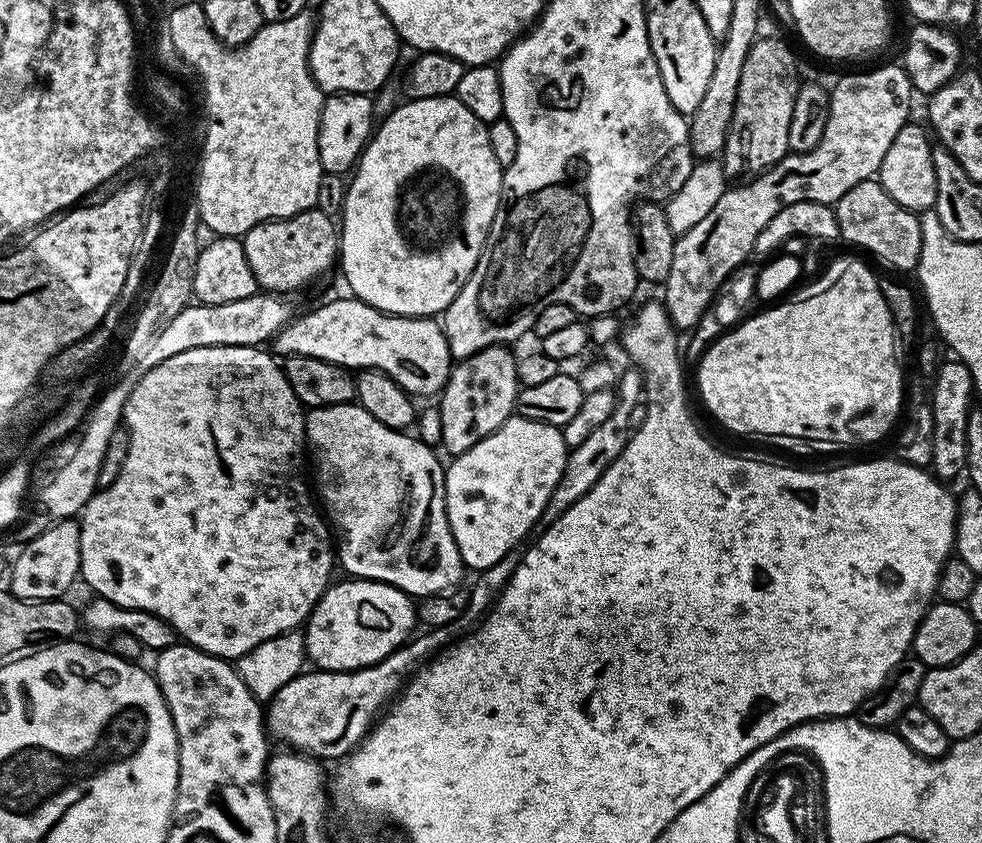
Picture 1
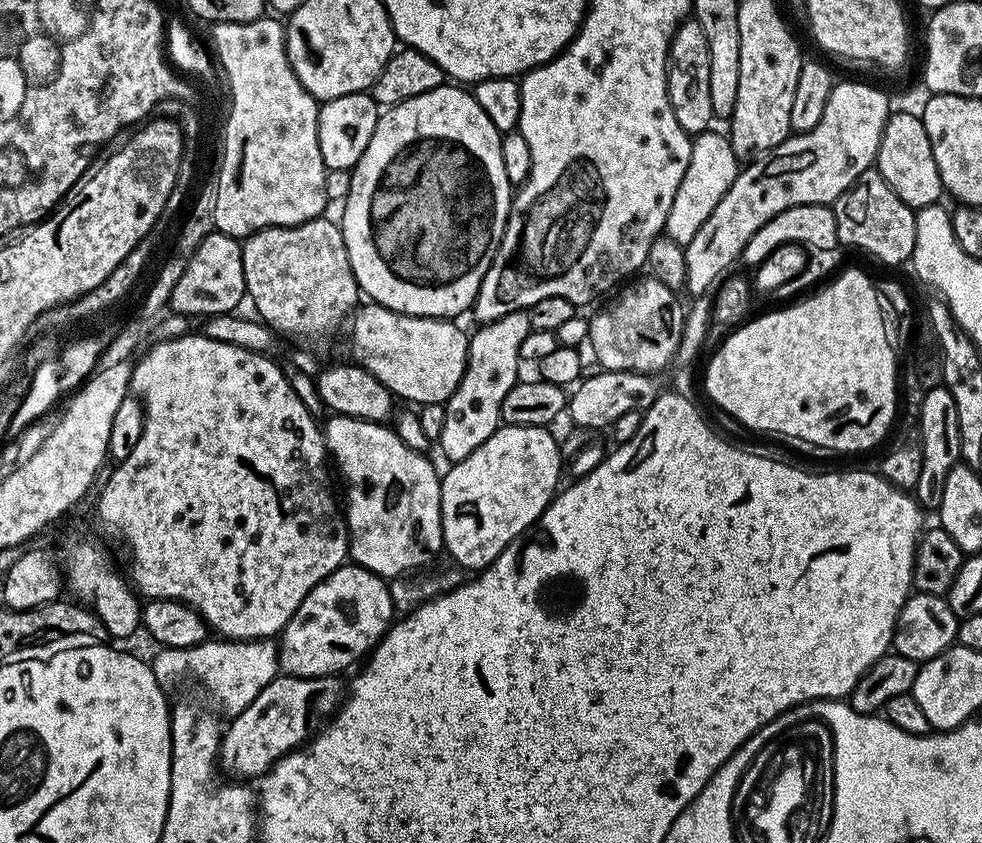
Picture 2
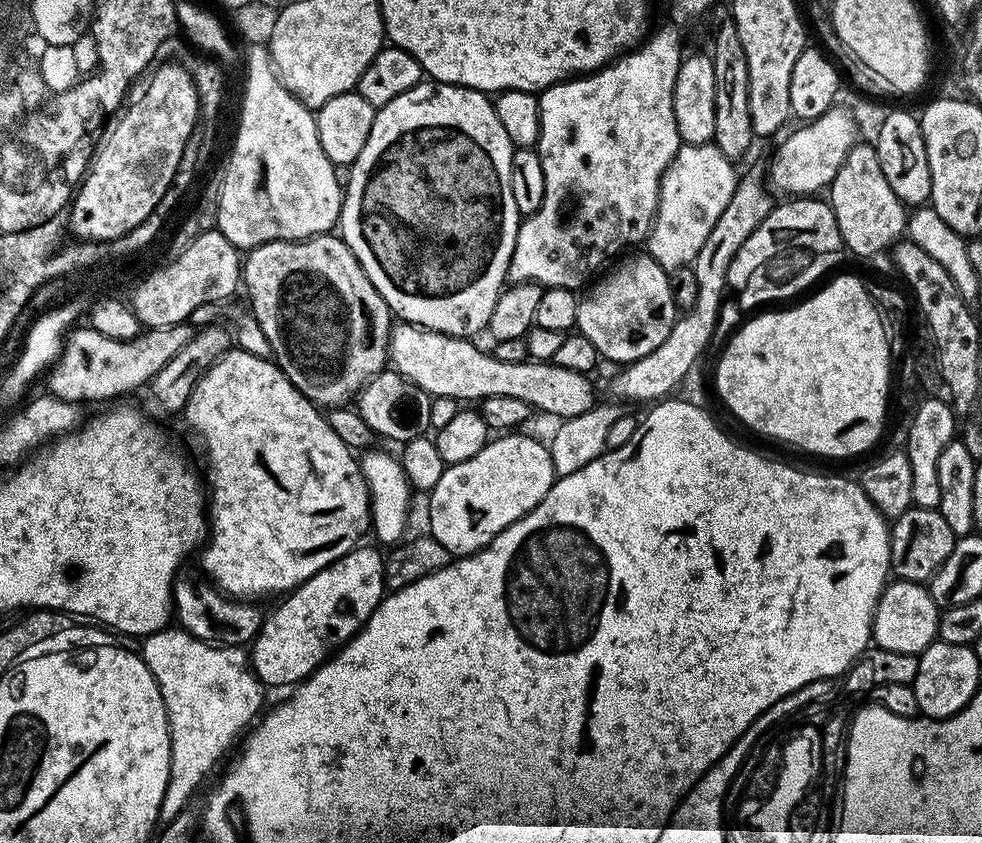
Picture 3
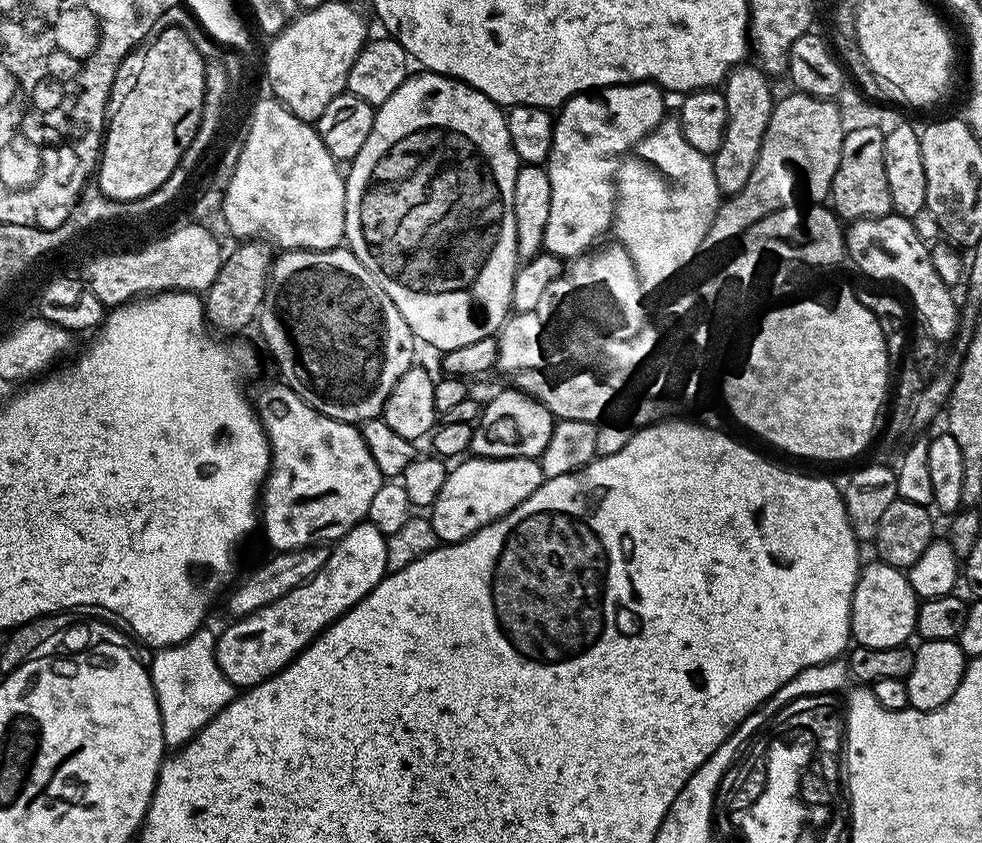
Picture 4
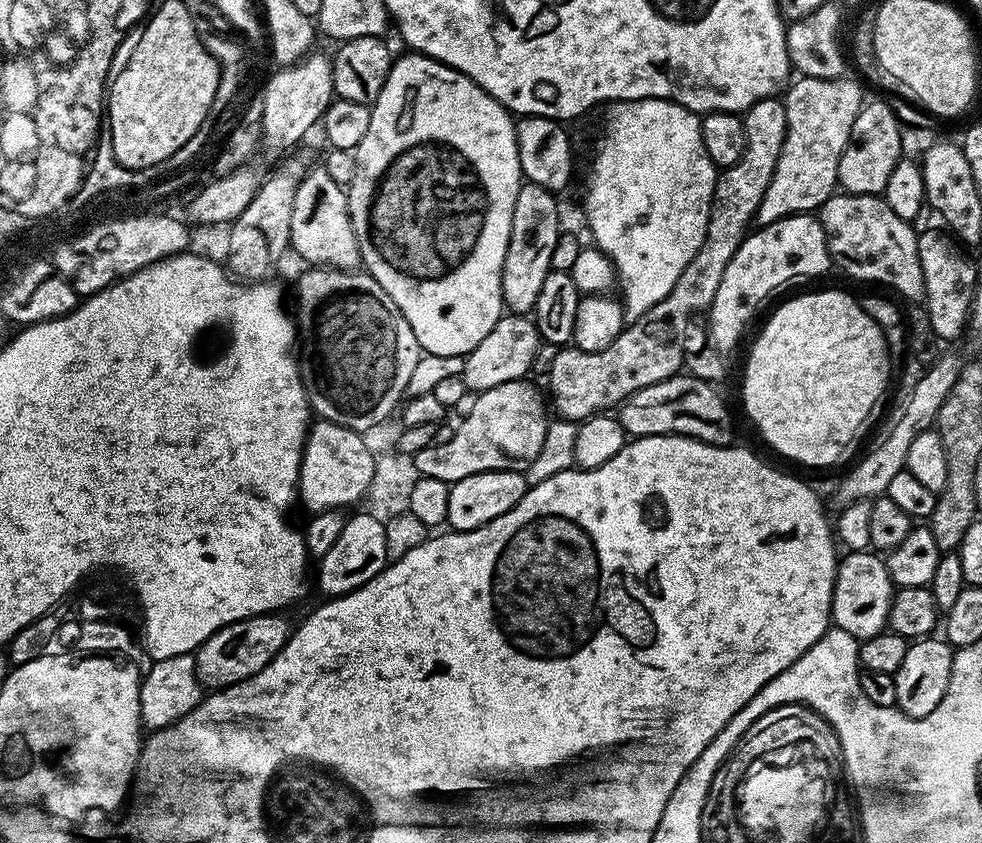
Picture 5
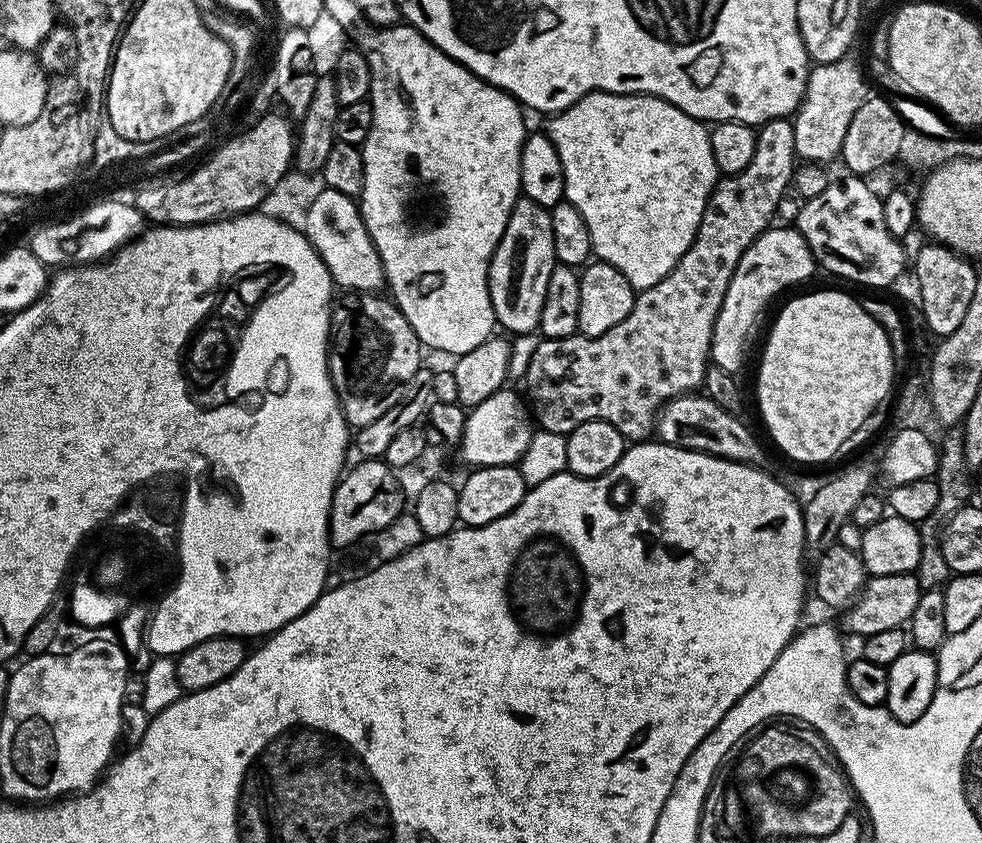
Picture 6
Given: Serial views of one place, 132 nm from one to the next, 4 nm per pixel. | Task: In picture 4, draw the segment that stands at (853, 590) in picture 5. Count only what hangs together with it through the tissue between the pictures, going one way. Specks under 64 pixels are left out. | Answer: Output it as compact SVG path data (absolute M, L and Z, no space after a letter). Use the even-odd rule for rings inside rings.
M873 559L873 564L865 563L860 569L860 577L854 590L852 599L851 639L861 648L877 648L886 650L886 646L902 646L911 641L911 636L916 632L916 616L920 613L918 597L910 586L907 575L894 565L885 564L881 559Z

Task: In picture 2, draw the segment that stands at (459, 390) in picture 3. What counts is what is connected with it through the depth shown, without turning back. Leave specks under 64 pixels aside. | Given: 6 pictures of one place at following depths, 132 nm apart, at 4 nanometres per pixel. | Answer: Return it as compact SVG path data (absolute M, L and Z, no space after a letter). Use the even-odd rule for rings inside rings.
M375 302L365 303L355 309L352 320L352 356L351 359L365 368L378 382L392 391L393 397L413 400L416 406L443 404L458 390L462 374L468 361L469 333L459 328L459 323L448 318L435 316L407 316L404 312L395 312L392 308L383 308Z

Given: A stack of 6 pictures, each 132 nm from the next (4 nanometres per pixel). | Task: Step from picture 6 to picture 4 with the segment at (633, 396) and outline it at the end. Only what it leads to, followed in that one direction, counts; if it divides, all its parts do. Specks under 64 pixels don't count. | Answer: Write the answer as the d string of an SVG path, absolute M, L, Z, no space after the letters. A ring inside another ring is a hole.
M740 64L737 68L735 65L722 81L728 121L722 146L715 156L711 157L711 162L714 166L714 178L718 182L721 193L728 198L737 196L750 182L754 162L758 162L760 157L766 126L772 117L774 103L772 88L768 85L767 78L764 77L765 69L753 64Z

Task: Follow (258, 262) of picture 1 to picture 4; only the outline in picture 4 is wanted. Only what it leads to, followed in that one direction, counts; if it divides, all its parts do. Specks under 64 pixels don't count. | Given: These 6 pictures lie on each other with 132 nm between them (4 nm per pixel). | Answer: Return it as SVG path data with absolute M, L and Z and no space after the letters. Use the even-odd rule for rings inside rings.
M347 246L331 248L328 252L281 251L273 259L272 271L268 273L268 288L264 291L264 302L260 306L258 328L259 324L260 332L264 335L264 344L268 347L269 354L276 359L277 366L280 367L279 379L314 410L335 420L357 426L363 424L365 420L375 420L383 413L386 398L390 398L390 390L394 390L398 378L402 378L402 374L406 374L406 370L410 370L414 366L415 360L412 359L415 358L416 347L418 347L418 341L413 336L410 326L406 326L406 318L402 318L402 314L398 314L398 306L394 306L394 302L390 302L390 294L386 294L386 290L382 290L382 286L378 286L378 278L374 278L374 274L370 274L370 270L366 270L366 266L362 266L362 262L358 262L352 249Z

